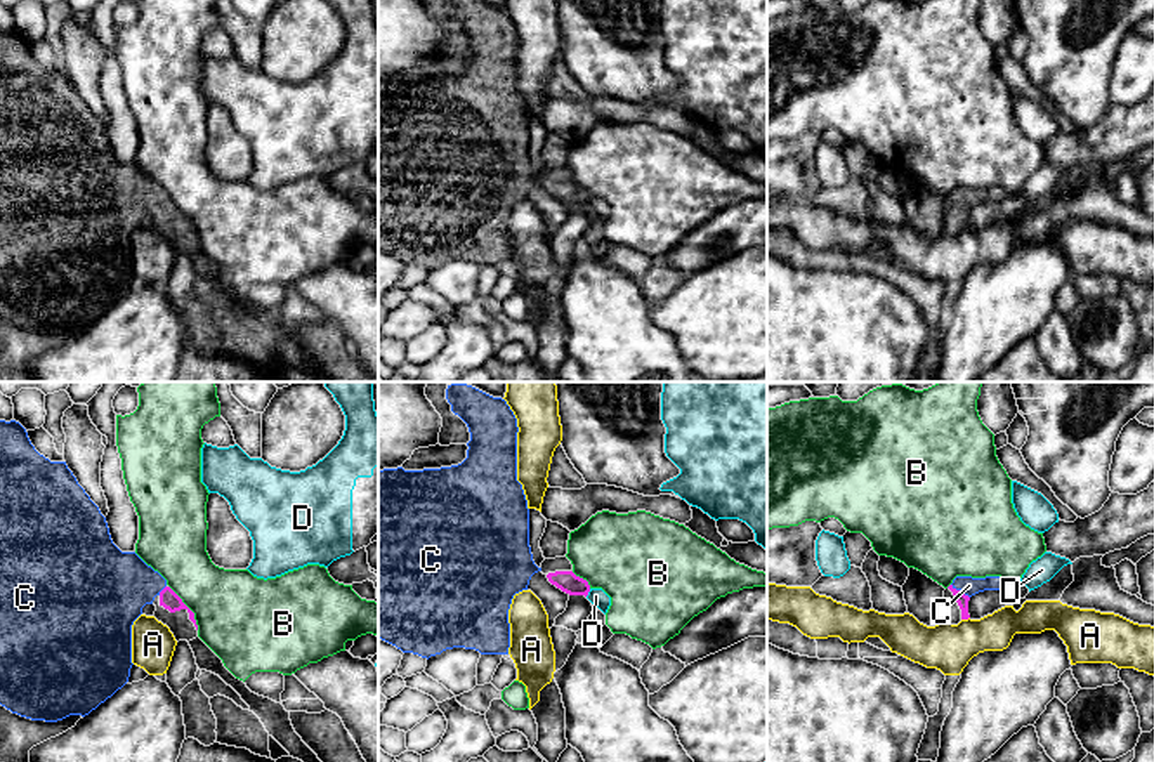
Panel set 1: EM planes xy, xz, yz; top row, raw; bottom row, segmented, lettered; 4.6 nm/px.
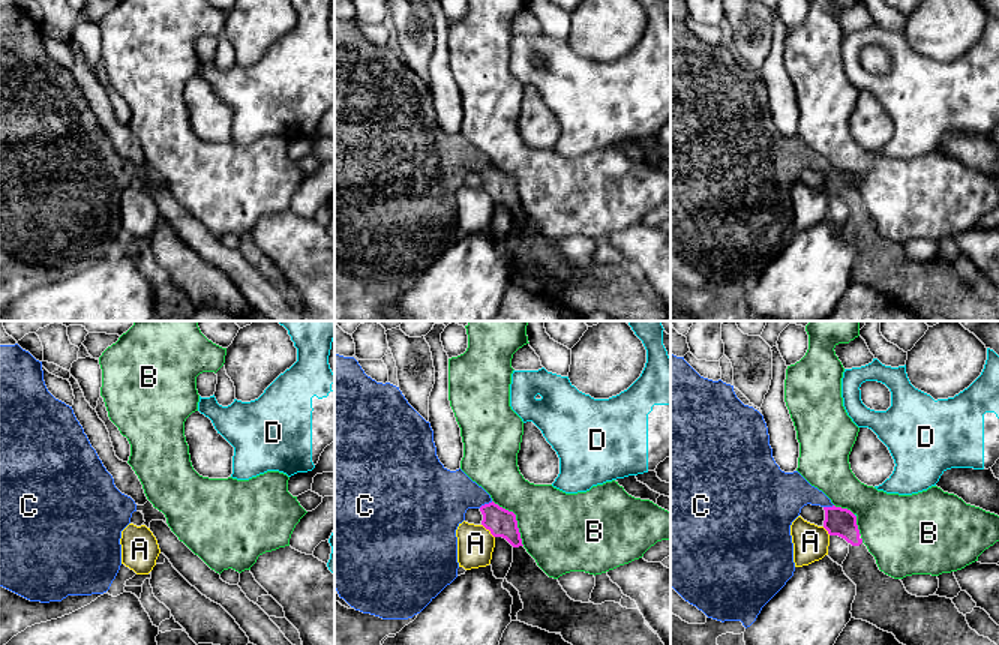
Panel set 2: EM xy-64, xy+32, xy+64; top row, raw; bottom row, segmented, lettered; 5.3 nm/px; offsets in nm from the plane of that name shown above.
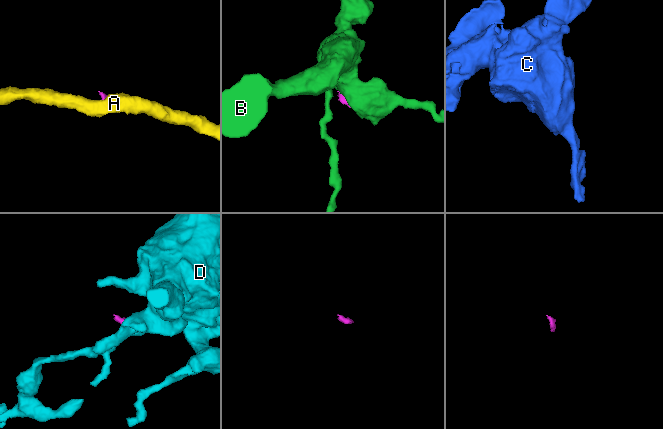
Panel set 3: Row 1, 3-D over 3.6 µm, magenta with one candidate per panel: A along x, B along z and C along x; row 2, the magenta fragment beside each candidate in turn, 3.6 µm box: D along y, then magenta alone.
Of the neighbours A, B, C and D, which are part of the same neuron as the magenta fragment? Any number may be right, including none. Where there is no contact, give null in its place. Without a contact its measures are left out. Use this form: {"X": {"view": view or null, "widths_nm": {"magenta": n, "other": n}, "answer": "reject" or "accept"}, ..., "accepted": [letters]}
{"A": {"view": "yz", "widths_nm": {"magenta": 60, "other": 220}, "answer": "reject"}, "B": {"view": "xy", "widths_nm": {"magenta": 90, "other": 400}, "answer": "reject"}, "C": {"view": "yz", "widths_nm": {"magenta": 60, "other": 90}, "answer": "accept"}, "D": {"view": "xz", "widths_nm": {"magenta": 100, "other": 80}, "answer": "reject"}, "accepted": ["C"]}

